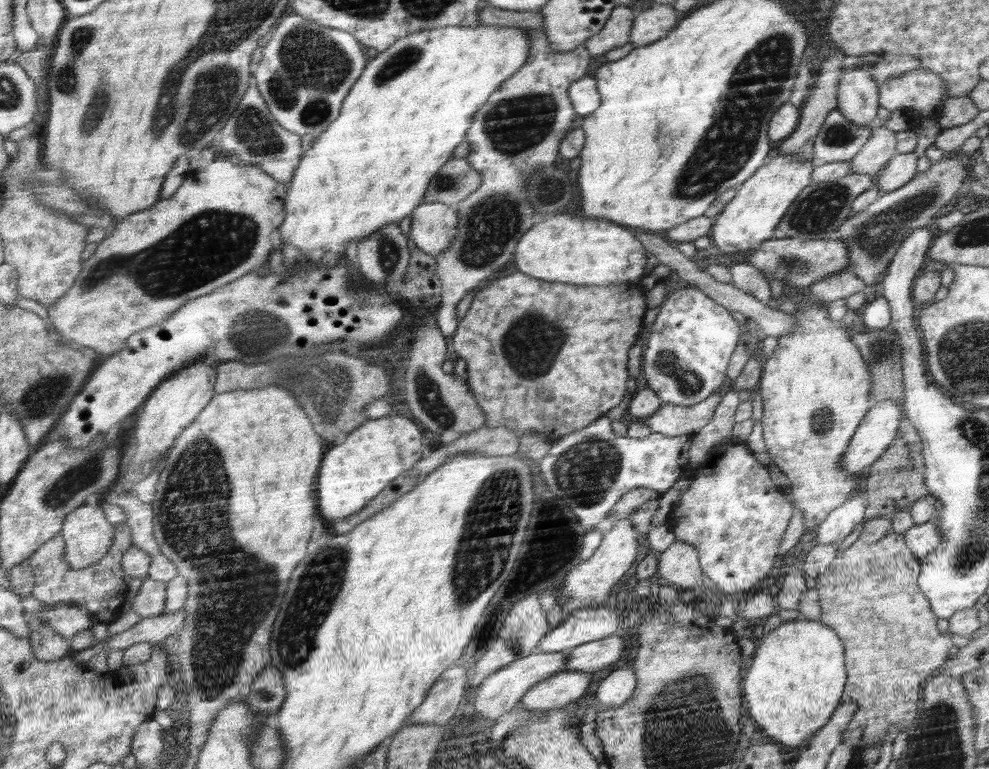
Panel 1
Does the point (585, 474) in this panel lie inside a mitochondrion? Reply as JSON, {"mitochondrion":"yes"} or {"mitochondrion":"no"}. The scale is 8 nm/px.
{"mitochondrion":"yes"}

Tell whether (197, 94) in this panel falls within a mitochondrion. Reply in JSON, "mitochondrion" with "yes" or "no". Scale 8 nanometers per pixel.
{"mitochondrion":"yes"}

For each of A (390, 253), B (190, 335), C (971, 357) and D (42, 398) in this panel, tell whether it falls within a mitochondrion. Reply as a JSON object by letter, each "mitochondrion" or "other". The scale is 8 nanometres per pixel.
{"A":"mitochondrion","B":"other","C":"mitochondrion","D":"mitochondrion"}

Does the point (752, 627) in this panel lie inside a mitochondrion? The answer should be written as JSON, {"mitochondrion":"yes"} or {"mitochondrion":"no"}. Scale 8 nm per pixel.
{"mitochondrion":"no"}

